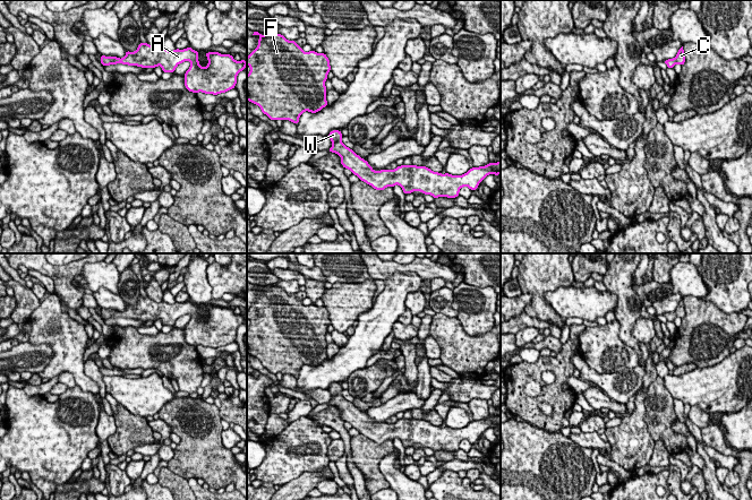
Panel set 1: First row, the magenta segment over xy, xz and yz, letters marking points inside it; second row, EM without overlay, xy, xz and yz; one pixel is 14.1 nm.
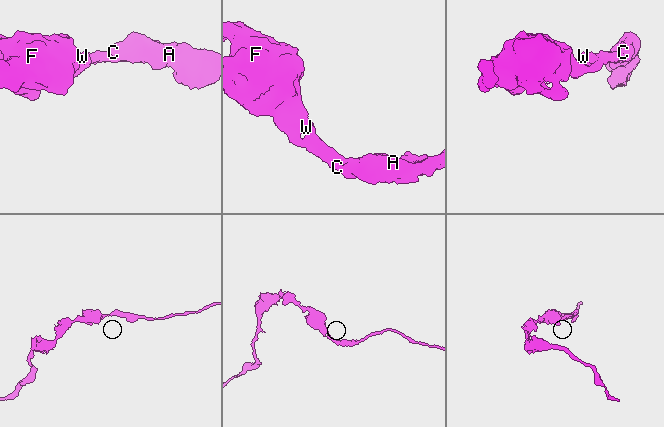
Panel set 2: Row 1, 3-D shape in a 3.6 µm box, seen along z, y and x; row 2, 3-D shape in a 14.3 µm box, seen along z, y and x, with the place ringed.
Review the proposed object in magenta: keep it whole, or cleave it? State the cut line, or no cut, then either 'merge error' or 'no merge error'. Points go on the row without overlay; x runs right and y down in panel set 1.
cut none; no merge error

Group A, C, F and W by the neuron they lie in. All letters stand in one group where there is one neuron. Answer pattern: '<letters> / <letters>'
A C F W

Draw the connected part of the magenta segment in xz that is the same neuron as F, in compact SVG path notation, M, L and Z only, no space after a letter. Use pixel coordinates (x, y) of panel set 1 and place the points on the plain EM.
M254 285L253 288L259 288L257 301L247 311L247 318L250 320L247 329L247 354L258 359L264 368L271 373L289 373L299 377L302 365L316 367L327 360L326 339L327 327L331 325L330 313L325 307L315 304L304 305L296 294L288 294L281 287L264 287Z

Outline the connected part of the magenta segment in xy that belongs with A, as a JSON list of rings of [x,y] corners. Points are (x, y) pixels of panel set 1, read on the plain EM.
[[[139,296],[135,305],[126,304],[126,310],[122,312],[101,309],[101,317],[102,319],[122,317],[142,321],[161,319],[163,326],[174,326],[178,318],[189,314],[190,320],[185,327],[187,344],[195,347],[202,345],[213,348],[234,342],[238,327],[245,324],[247,319],[247,314],[236,314],[230,308],[207,305],[205,309],[208,317],[204,321],[199,319],[198,308],[199,305],[190,300],[183,303],[169,304],[164,301],[155,302],[148,296]]]

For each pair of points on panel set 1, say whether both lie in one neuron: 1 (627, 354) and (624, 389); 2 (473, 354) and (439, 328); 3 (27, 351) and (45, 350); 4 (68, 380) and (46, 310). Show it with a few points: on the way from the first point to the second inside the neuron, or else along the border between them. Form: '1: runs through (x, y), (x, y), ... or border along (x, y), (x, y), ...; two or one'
1: border along (638, 364), (620, 371), (600, 373); two
2: runs through (466, 353), (447, 335); one
3: runs through (32, 351), (41, 351); one
4: border along (58, 374), (69, 372), (76, 384); two

